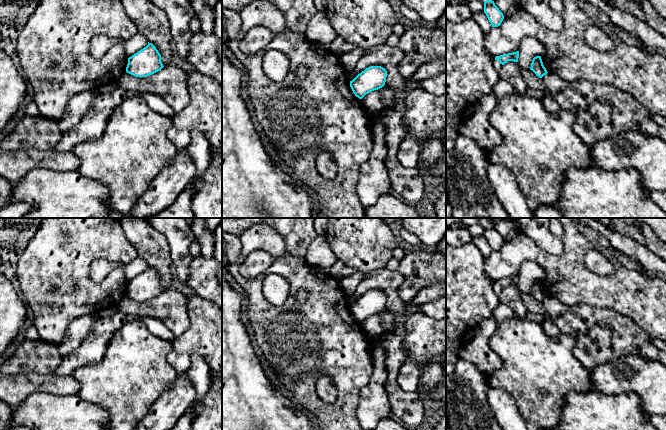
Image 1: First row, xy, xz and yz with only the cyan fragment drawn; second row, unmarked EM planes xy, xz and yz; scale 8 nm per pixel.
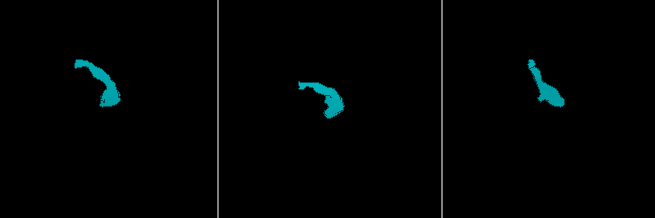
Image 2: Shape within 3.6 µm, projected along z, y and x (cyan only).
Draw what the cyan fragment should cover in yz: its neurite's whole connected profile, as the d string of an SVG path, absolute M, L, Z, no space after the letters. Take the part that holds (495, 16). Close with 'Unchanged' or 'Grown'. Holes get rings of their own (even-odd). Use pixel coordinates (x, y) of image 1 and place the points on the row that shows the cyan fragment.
M492 0L484 1L484 13L486 14L492 27L500 26L504 19L503 13L499 10L499 8Z. Unchanged

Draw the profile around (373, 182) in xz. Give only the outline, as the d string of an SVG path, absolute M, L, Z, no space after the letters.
M380 122L371 126L373 148L369 159L360 167L357 194L364 211L384 194L394 194L386 169L388 150L385 144L385 127Z

